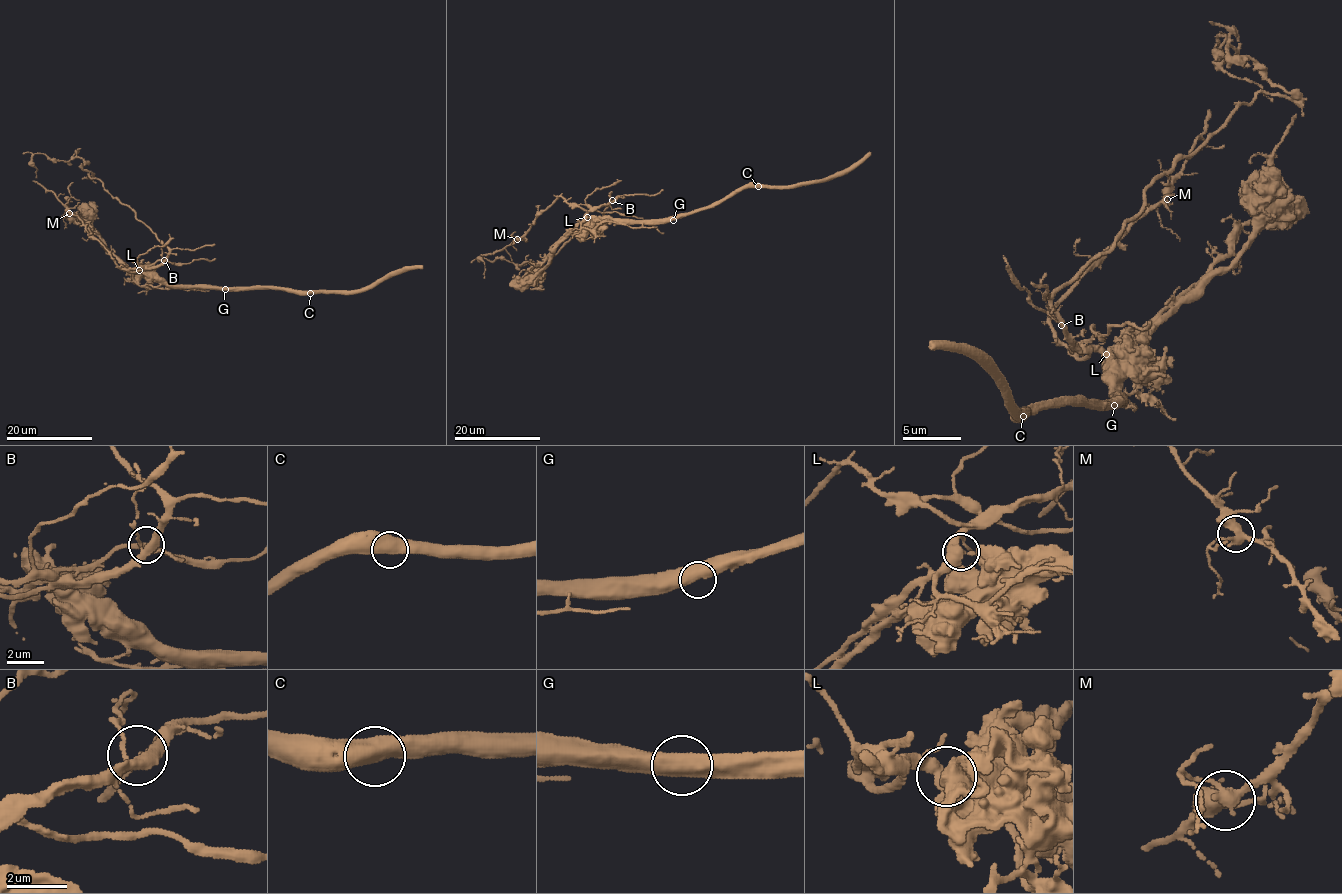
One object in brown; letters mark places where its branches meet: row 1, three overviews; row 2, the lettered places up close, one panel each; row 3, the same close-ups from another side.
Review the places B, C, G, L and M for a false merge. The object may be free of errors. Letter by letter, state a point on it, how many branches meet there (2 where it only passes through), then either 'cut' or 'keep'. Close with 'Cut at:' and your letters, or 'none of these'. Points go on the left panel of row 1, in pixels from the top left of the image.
B: place (164, 260); branches 3; keep
C: place (310, 293); branches 2; keep
G: place (225, 289); branches 2; keep
L: place (139, 270); branches 3; cut
M: place (69, 213); branches 3; keep
Cut at: L

